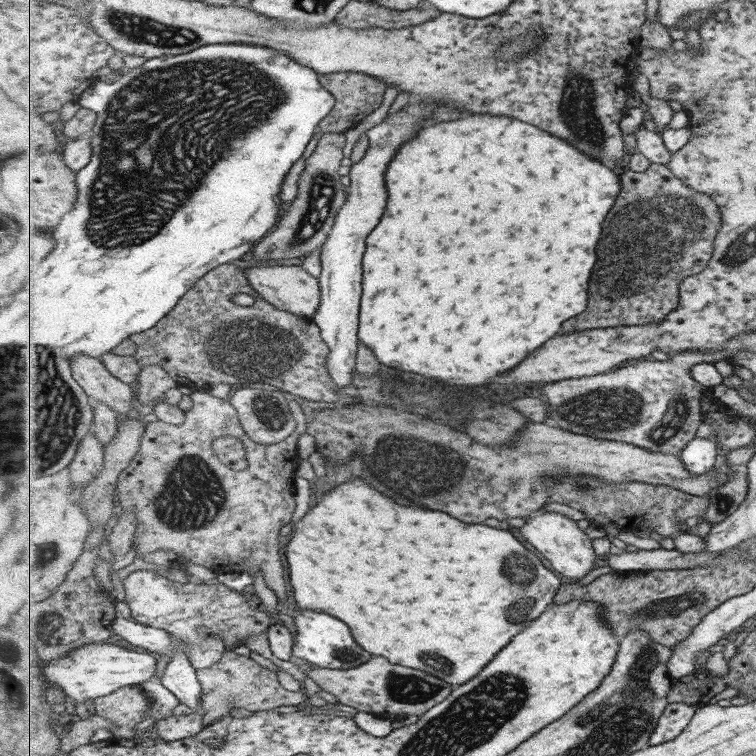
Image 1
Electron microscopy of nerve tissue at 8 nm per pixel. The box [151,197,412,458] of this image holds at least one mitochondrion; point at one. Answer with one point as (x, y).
(242, 345)

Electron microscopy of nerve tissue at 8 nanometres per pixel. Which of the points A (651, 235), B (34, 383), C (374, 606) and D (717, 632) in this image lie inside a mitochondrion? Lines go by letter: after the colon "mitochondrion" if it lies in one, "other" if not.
A: mitochondrion
B: mitochondrion
C: other
D: other

